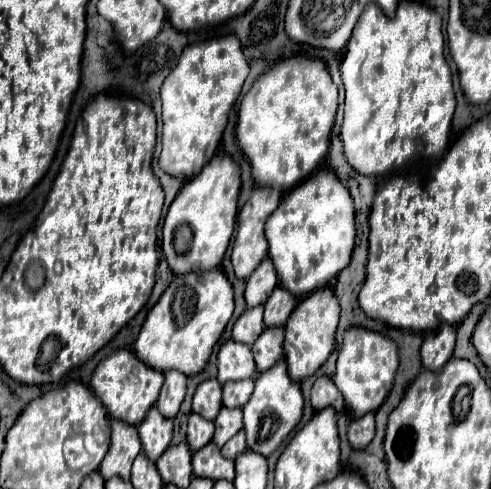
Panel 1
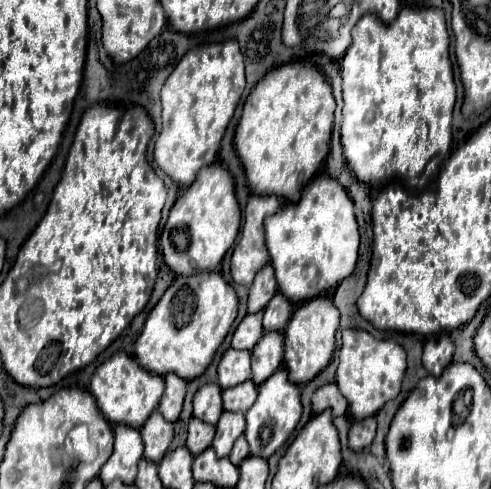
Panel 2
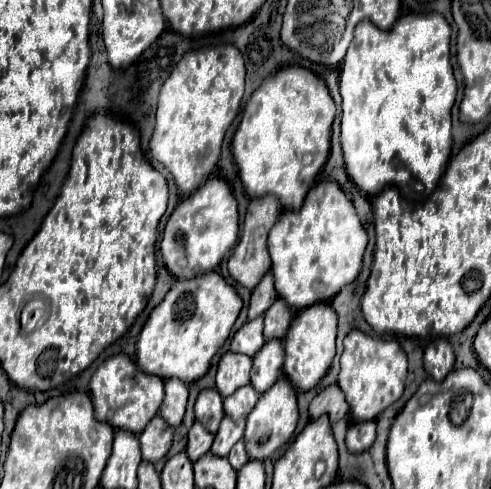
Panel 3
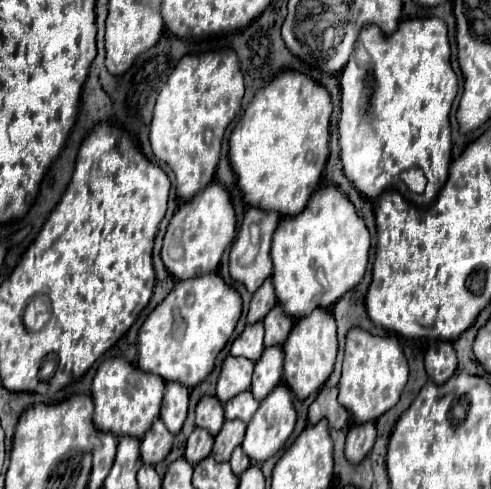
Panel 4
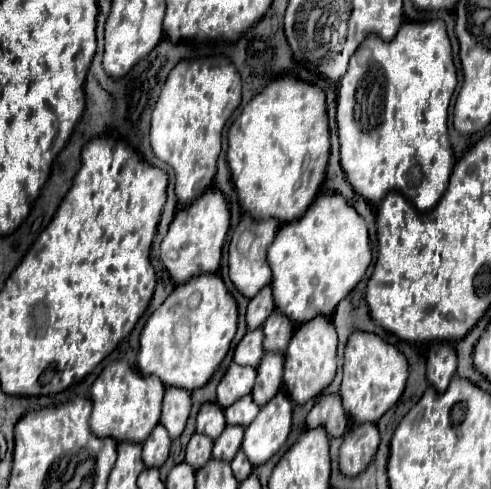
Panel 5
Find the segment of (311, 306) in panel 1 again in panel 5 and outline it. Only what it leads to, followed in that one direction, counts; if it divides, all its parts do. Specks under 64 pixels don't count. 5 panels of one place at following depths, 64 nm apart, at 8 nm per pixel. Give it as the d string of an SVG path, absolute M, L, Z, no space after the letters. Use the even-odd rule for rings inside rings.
M314 316L312 320L298 324L288 344L286 362L284 362L284 388L288 396L292 396L292 400L296 400L298 404L306 404L310 398L316 398L334 380L336 346L338 346L336 328L328 316Z

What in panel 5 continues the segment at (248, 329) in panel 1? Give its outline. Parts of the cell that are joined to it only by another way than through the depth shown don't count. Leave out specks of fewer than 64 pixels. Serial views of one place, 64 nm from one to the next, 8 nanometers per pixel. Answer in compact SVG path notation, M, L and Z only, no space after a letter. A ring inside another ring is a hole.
M262 328L248 330L244 334L244 338L238 342L238 346L234 348L234 362L242 364L242 366L254 366L256 368L260 358L264 356L262 340L264 340Z

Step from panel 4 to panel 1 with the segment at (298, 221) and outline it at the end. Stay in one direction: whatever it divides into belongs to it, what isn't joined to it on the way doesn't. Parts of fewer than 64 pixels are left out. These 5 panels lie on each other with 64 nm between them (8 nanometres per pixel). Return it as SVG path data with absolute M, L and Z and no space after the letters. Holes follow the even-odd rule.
M332 168L316 170L310 178L286 192L278 208L266 220L266 238L270 244L268 256L274 262L280 284L296 298L336 280L350 260L354 236L352 196Z

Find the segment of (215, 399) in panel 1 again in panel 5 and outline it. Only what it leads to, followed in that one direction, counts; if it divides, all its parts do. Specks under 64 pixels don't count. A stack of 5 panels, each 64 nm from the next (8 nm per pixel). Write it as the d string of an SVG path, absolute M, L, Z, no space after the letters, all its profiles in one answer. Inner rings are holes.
M216 402L202 404L198 418L196 418L196 432L206 434L216 440L220 436L220 432L224 430L224 426L226 426L226 418L224 418L222 408Z

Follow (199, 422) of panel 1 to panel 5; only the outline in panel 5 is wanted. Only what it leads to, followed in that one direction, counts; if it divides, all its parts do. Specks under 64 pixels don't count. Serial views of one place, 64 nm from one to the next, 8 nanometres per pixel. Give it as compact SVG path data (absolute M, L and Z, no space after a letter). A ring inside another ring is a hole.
M192 434L188 446L186 446L186 462L192 464L194 468L202 468L206 464L206 460L210 460L210 454L212 454L212 446L214 446L214 440L208 438L208 436L202 436L202 434Z

